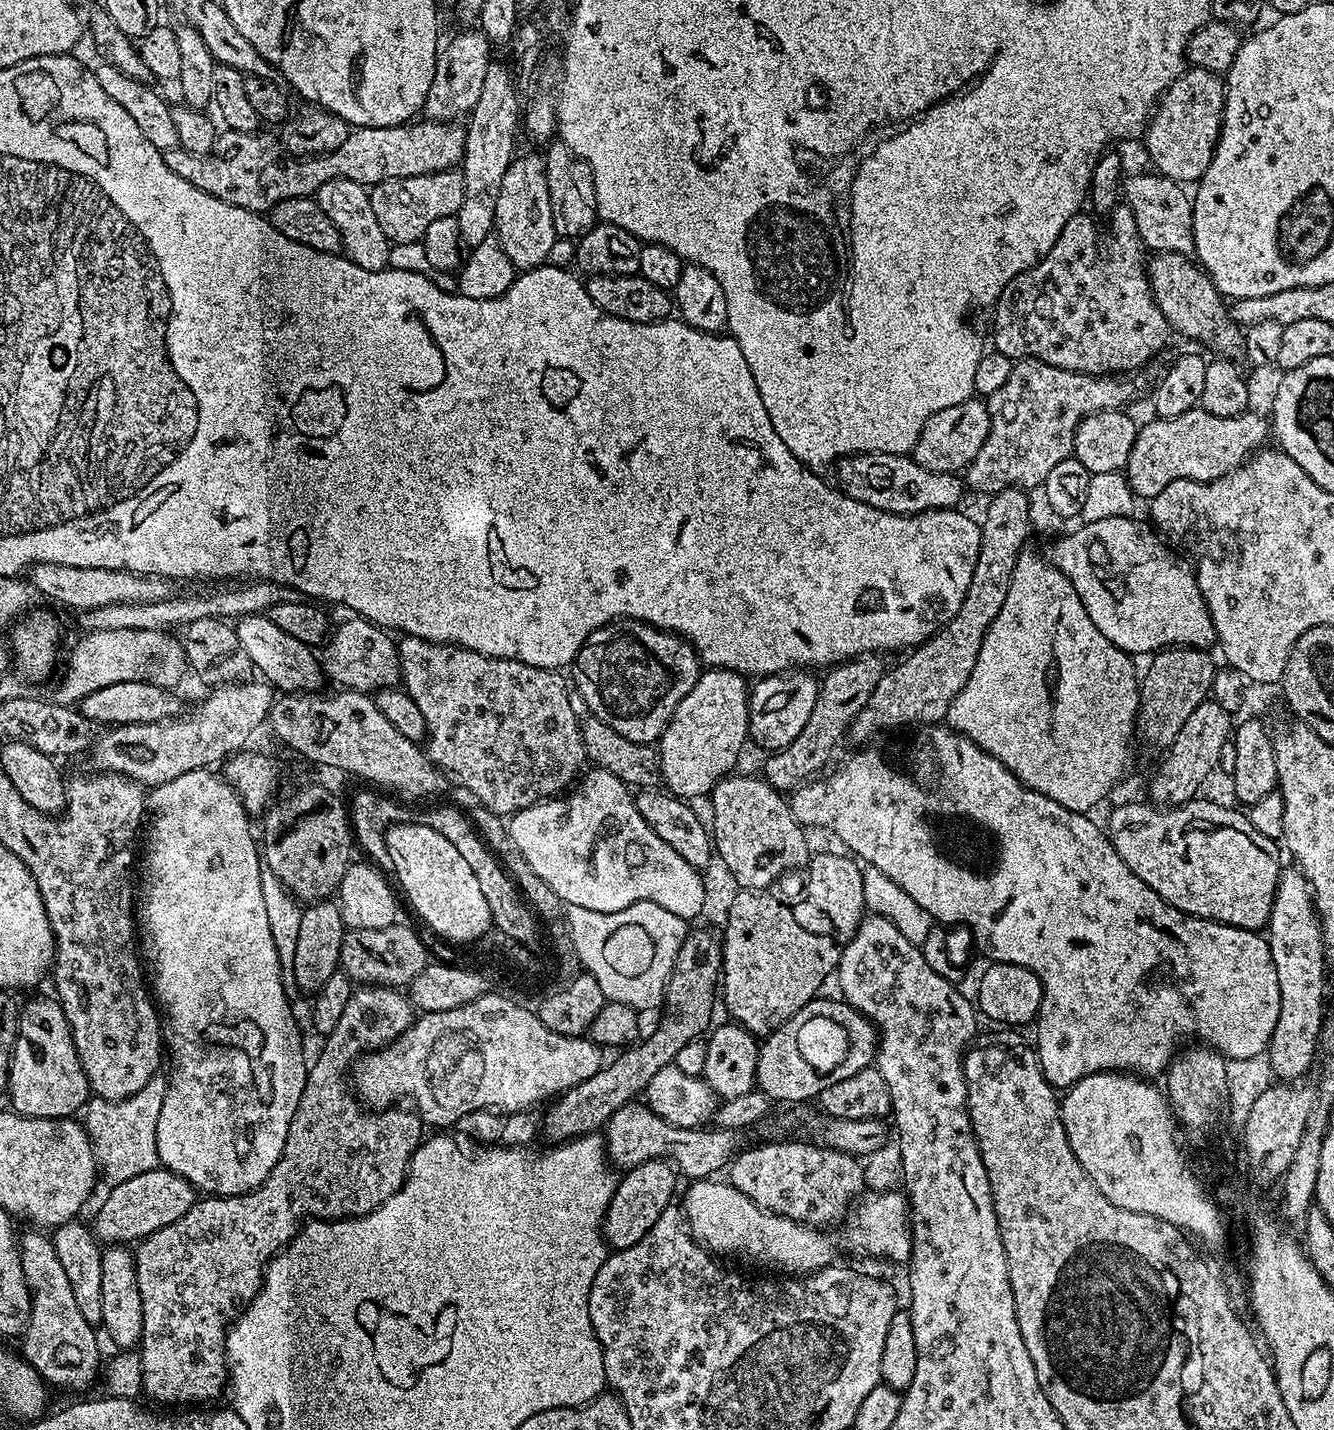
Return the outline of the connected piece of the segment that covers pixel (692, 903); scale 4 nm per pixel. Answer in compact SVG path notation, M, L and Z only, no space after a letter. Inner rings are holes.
M597 768L589 769L591 770L588 774L587 772L581 777L581 780L565 795L565 796L559 796L555 798L550 798L546 801L540 801L537 804L532 804L530 807L523 808L522 811L518 811L512 814L511 818L508 822L508 832L511 834L511 838L514 839L514 844L518 846L518 850L522 851L522 856L526 858L526 862L530 863L530 868L534 870L536 874L544 882L546 882L547 885L551 886L551 889L554 890L556 894L558 894L560 900L565 905L574 905L574 906L581 906L581 908L586 910L594 910L596 913L618 913L619 910L624 910L627 906L632 906L634 904L637 904L640 901L650 901L654 902L658 906L662 906L664 910L670 911L672 914L677 914L679 917L681 917L686 922L691 921L691 918L697 919L703 910L703 904L704 904L704 898L705 898L705 890L703 888L703 882L702 882L702 875L699 872L699 869L694 868L690 866L688 862L686 862L686 858L682 858L680 854L672 846L667 845L665 841L662 840L662 838L658 837L658 834L654 833L654 830L650 829L649 823L646 822L644 818L642 818L642 814L639 814L638 808L636 806L636 802L633 796L633 793L631 792L631 789L629 788L629 785L624 784L621 782L620 779L615 778L614 775L610 774L609 771L602 771Z

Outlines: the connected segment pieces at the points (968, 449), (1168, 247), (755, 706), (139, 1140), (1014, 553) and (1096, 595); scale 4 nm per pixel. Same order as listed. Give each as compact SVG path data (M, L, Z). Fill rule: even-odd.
M969 398L954 406L946 406L946 410L938 410L938 414L930 414L910 455L914 462L918 462L918 466L926 470L960 474L970 462L974 462L974 458L978 458L978 450L982 450L982 442L986 442L989 434L990 414L987 403L980 398Z
M1159 174L1151 175L1132 177L1129 175L1122 184L1122 200L1130 206L1134 214L1134 222L1138 222L1140 241L1145 249L1153 253L1191 253L1193 251L1192 201L1189 193L1184 193L1187 191L1177 181Z
M796 670L791 674L759 677L748 693L748 738L754 745L771 754L790 746L806 726L814 711L814 702L820 697L817 677L811 671Z
M159 1072L151 1076L149 1082L142 1086L130 1098L122 1100L104 1100L91 1097L85 1105L82 1123L91 1138L92 1148L96 1152L97 1161L104 1177L113 1185L134 1178L159 1167L157 1152L158 1119L165 1101L168 1079L165 1073Z
M1007 488L1001 492L991 493L988 505L984 508L984 520L979 521L980 525L980 548L974 554L974 563L972 566L972 573L968 579L968 589L966 594L960 601L960 608L956 611L956 617L952 619L948 624L944 625L931 636L930 639L925 640L923 644L916 645L915 648L911 649L907 653L908 656L901 664L896 664L889 667L882 674L882 678L878 678L878 686L874 686L874 694L870 694L870 698L866 702L866 706L862 706L862 710L858 710L858 714L854 718L854 722L848 727L847 739L851 740L864 740L860 742L868 742L871 736L876 736L880 732L880 728L904 728L907 724L916 724L915 726L927 726L929 724L939 724L947 717L948 711L950 710L950 702L954 702L954 698L962 690L962 686L966 686L966 682L970 678L970 670L974 670L974 662L978 662L978 650L982 650L982 638L986 634L986 630L990 626L990 622L994 622L994 618L998 618L998 614L1002 610L1002 602L1006 602L1006 593L1010 590L1010 582L1014 578L1014 566L1018 562L1022 549L1025 547L1024 544L1028 540L1028 531L1032 528L1032 504L1028 501L1029 493L1023 488Z
M1108 517L1096 520L1096 532L1088 532L1084 523L1082 526L1084 536L1080 536L1078 527L1072 530L1076 535L1076 544L1080 544L1080 540L1084 540L1084 544L1080 544L1080 560L1076 560L1076 576L1070 577L1071 585L1086 607L1094 626L1110 642L1128 655L1148 656L1169 647L1204 650L1217 641L1213 619L1210 618L1209 608L1202 598L1195 569L1185 557L1180 558L1167 547L1151 525L1132 517Z

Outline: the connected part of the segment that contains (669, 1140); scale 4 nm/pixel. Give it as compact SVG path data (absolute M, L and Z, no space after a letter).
M643 1102L622 1106L608 1119L606 1125L606 1151L608 1159L617 1169L627 1170L642 1166L642 1162L667 1158L685 1181L706 1180L723 1173L732 1163L732 1157L741 1149L741 1133L734 1129L711 1126L679 1128L670 1126L654 1114Z

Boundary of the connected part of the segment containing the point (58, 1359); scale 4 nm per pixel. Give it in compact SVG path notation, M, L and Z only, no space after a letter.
M21 1231L18 1236L22 1274L26 1274L26 1286L32 1295L32 1313L22 1337L22 1355L49 1385L88 1388L102 1372L97 1329L82 1318L82 1310L78 1310L78 1302L74 1302L74 1290L70 1290L66 1270L58 1259L51 1239L43 1231L28 1231L32 1232Z

